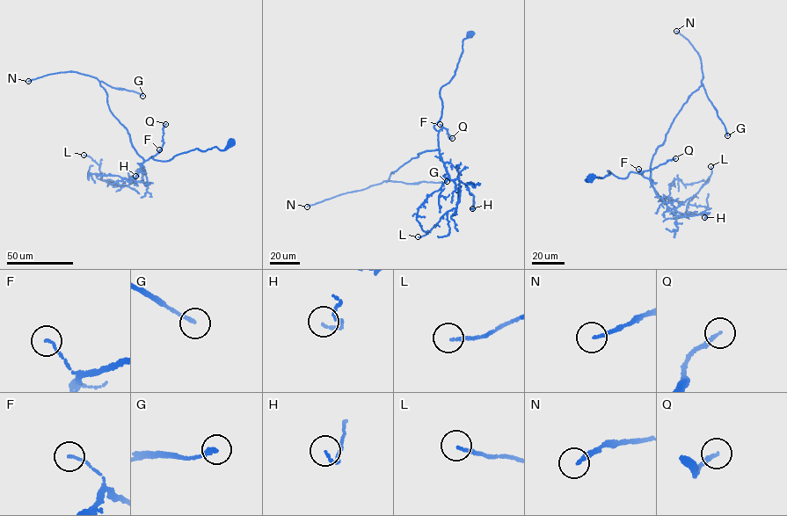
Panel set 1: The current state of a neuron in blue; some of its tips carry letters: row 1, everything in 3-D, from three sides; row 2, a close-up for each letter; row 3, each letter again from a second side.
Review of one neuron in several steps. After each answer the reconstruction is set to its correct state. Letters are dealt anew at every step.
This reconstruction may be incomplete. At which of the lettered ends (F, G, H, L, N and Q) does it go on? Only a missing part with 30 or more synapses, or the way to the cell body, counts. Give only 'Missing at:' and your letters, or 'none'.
Missing at: G, N

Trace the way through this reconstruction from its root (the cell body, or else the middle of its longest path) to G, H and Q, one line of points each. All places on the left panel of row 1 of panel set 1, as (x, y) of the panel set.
G: (230, 142), (222, 150), (196, 148), (169, 160), (154, 156), (144, 161), (112, 112), (99, 83), (142, 96)
H: (230, 142), (223, 149), (196, 148), (167, 161), (154, 156), (134, 180), (142, 181), (142, 168), (135, 176)
Q: (230, 142), (222, 150), (196, 148), (156, 160), (152, 157), (161, 149), (165, 124)

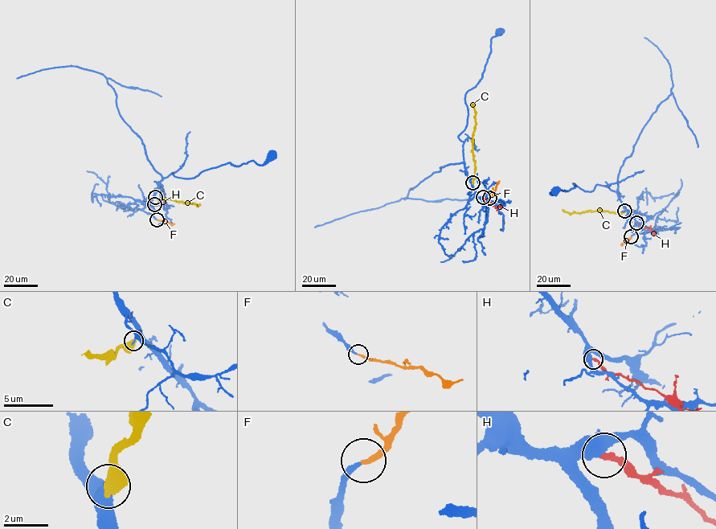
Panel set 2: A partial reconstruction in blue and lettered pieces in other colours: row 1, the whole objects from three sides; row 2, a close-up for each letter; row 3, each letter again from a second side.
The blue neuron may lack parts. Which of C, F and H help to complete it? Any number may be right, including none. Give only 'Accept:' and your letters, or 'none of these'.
Accept: F

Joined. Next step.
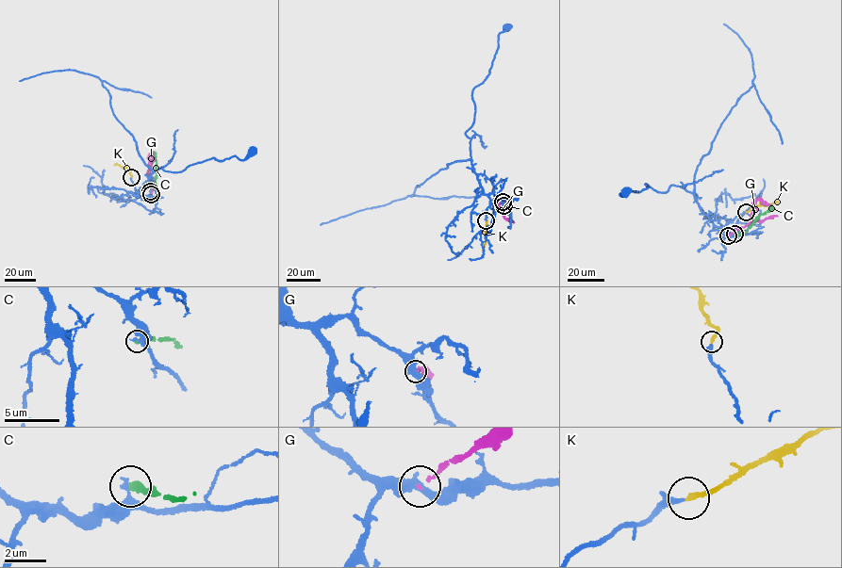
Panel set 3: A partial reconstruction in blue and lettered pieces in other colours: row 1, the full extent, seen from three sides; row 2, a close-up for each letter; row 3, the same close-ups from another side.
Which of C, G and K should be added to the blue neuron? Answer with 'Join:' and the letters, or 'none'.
Join: K

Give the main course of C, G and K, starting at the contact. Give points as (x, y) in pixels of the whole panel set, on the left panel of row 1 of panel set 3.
C: (150, 191), (154, 188), (156, 175), (156, 153)
G: (151, 194), (153, 184), (149, 156), (153, 154), (150, 154)
K: (131, 177), (126, 168), (114, 165)

